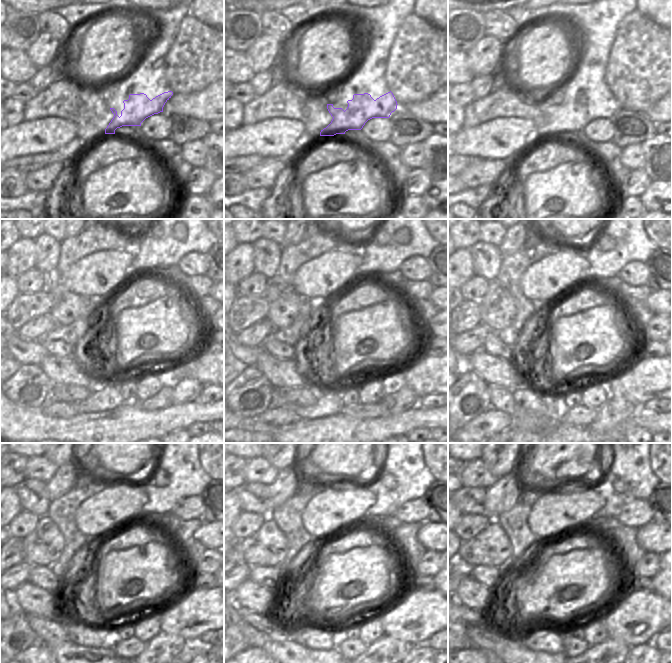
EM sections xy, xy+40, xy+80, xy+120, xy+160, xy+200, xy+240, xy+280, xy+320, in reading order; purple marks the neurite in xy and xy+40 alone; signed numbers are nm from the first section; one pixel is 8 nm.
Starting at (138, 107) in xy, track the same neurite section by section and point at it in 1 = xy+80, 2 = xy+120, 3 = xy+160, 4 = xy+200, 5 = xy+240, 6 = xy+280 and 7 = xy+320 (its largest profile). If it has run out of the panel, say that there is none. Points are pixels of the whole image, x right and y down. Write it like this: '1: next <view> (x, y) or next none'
1: next xy+80 (586, 108)
2: next xy+120 (126, 342)
3: next xy+160 (348, 342)
4: next xy+200 (578, 350)
5: next xy+240 (124, 580)
6: next xy+280 (345, 584)
7: next xy+320 (562, 590)

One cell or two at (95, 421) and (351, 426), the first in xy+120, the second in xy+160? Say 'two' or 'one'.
one

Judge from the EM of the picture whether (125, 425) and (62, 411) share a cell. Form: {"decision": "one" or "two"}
{"decision": "two"}

